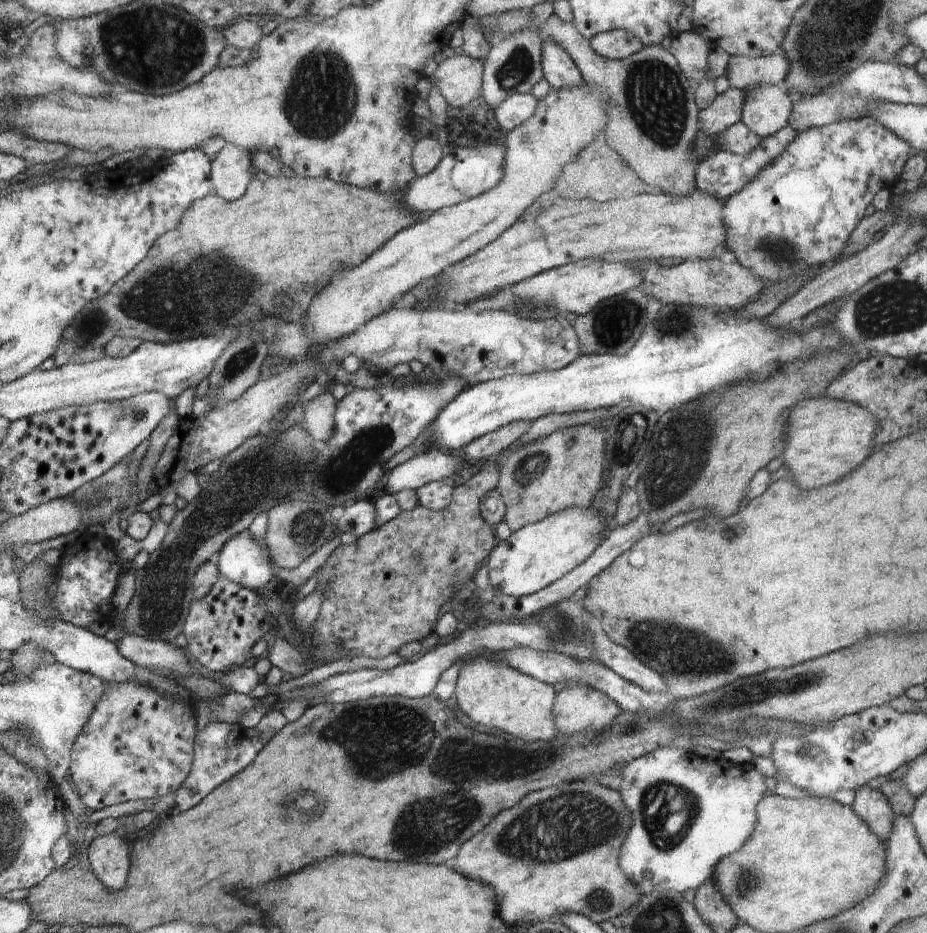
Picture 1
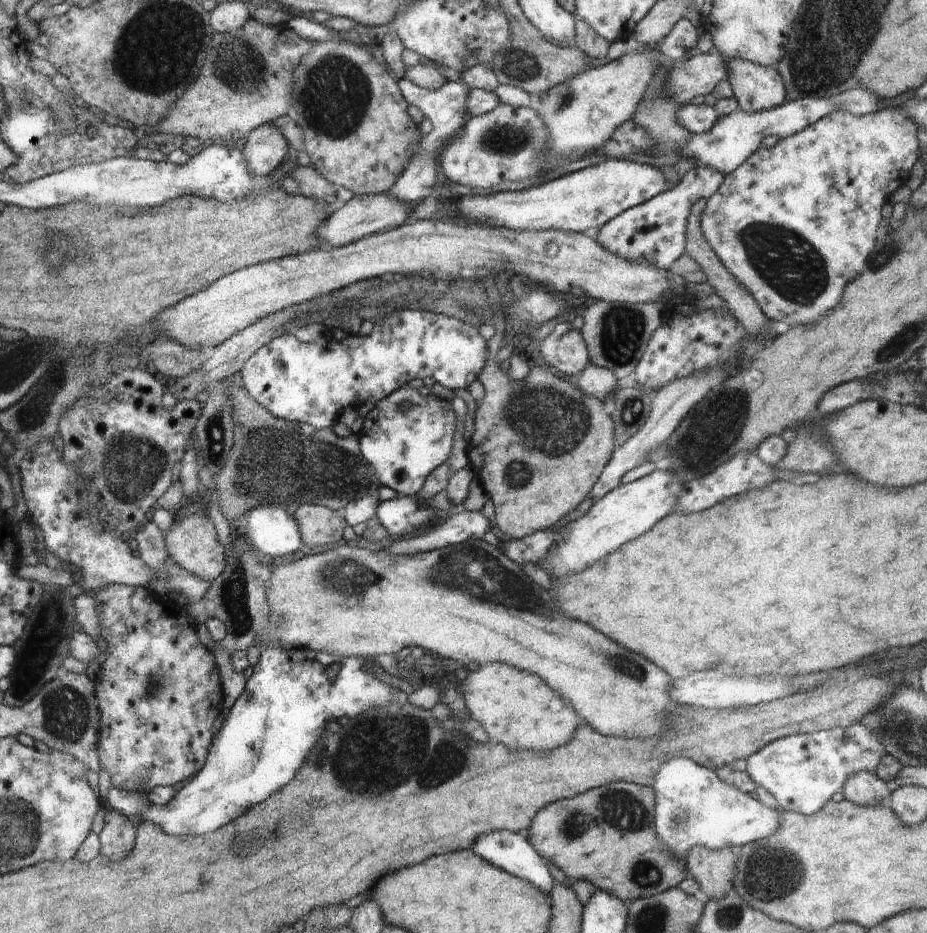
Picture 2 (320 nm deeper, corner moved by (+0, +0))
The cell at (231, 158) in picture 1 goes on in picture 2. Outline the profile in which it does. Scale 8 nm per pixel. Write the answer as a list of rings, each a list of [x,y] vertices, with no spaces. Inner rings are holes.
[[[273,122],[250,131],[247,137],[248,141],[242,152],[255,175],[264,176],[276,170],[276,166],[288,154],[288,141]]]

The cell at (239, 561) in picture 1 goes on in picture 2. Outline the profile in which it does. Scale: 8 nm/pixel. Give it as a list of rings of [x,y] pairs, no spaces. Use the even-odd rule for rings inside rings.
[[[262,504],[262,508],[254,508],[254,512],[235,525],[235,533],[244,535],[253,549],[270,561],[296,552],[304,541],[297,517],[284,504]]]

